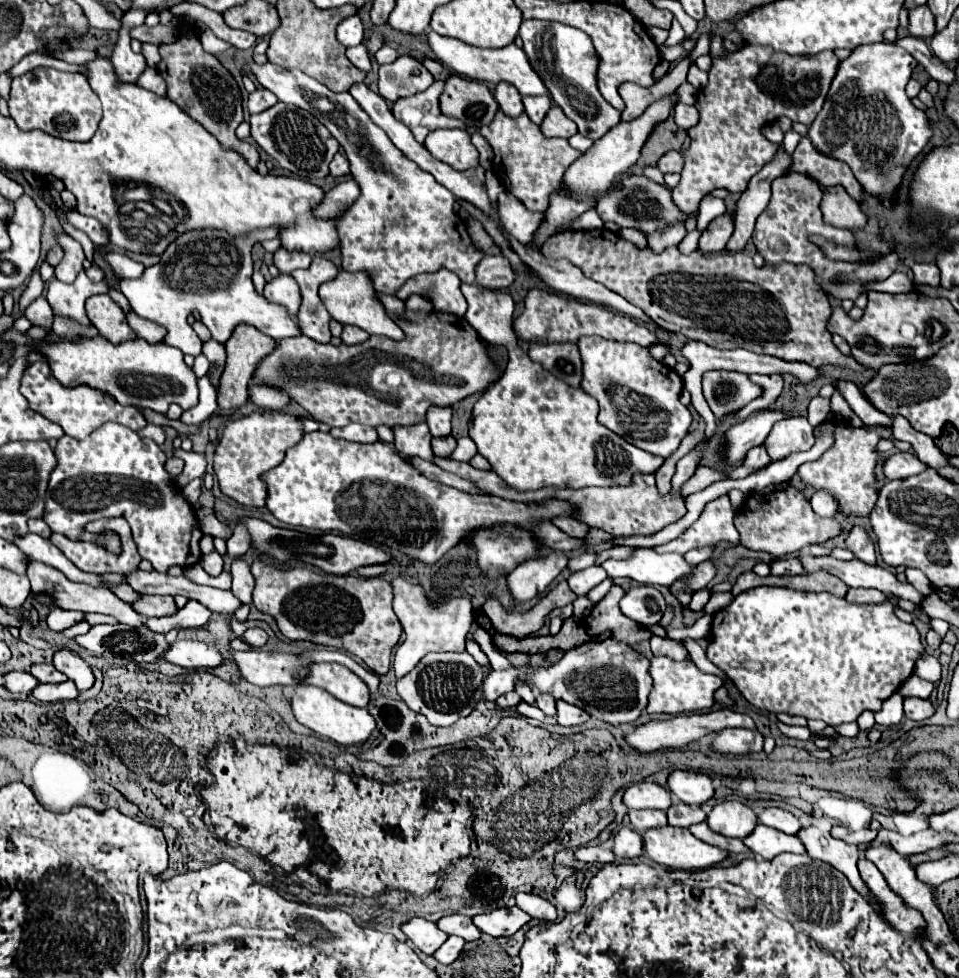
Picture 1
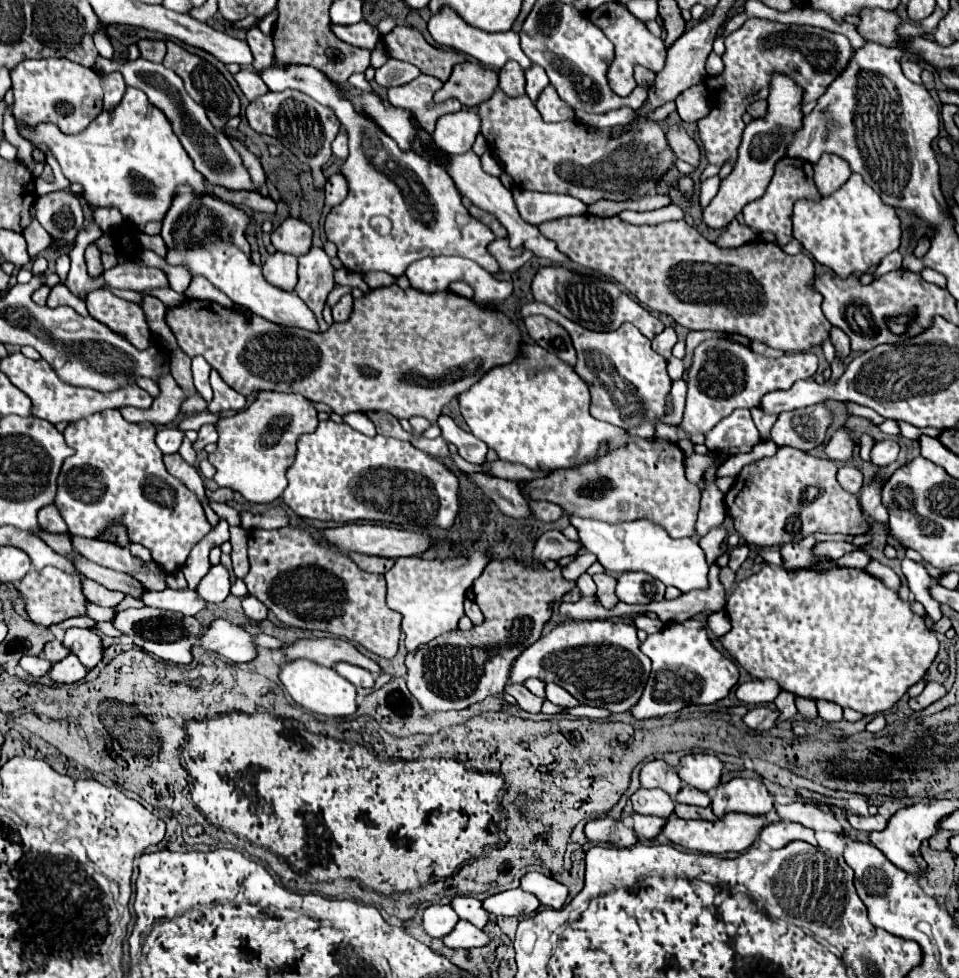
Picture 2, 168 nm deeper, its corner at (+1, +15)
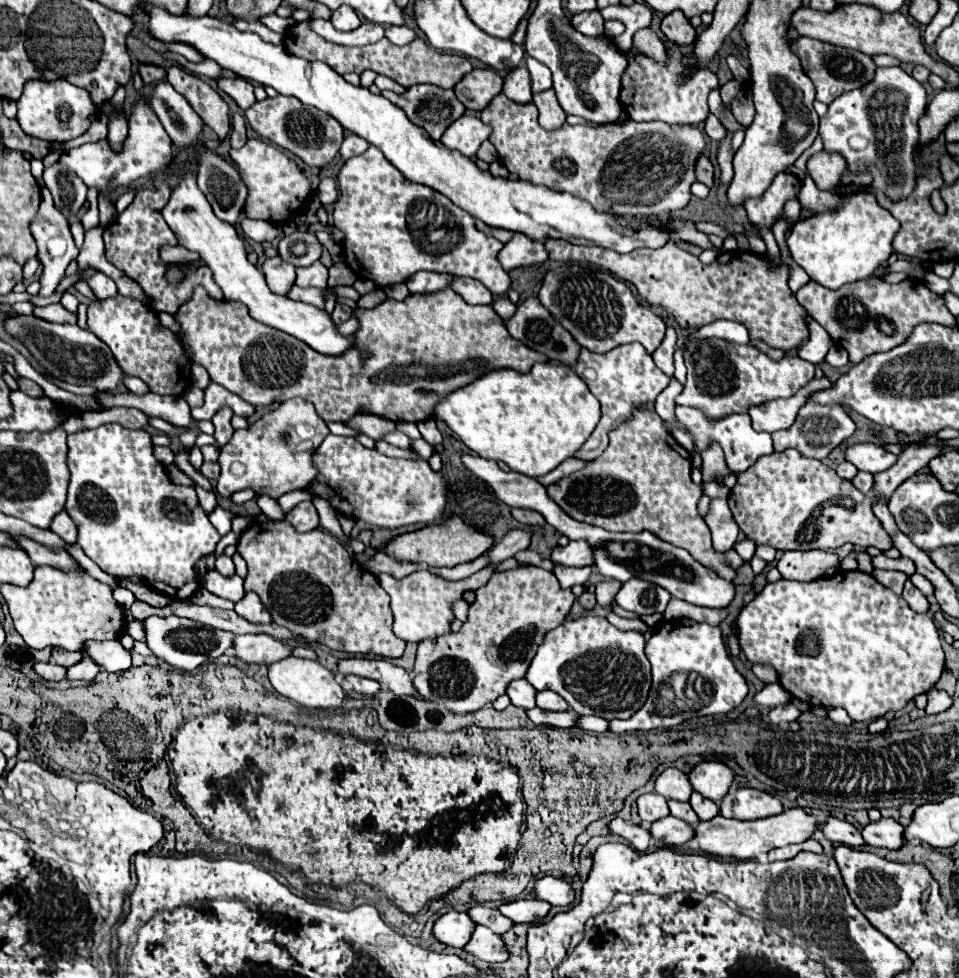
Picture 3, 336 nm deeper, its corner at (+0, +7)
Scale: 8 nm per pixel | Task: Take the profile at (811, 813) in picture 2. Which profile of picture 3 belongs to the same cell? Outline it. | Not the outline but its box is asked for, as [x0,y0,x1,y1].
[819,818,865,846]

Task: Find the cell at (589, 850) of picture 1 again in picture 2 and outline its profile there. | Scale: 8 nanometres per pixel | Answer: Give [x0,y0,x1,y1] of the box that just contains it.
[584,818,638,848]

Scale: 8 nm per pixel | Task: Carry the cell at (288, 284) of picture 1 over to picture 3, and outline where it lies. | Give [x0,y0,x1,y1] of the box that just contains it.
[263,256,295,294]

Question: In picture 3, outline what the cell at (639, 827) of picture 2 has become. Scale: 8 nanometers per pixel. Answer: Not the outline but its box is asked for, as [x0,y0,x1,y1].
[651,816,695,846]

